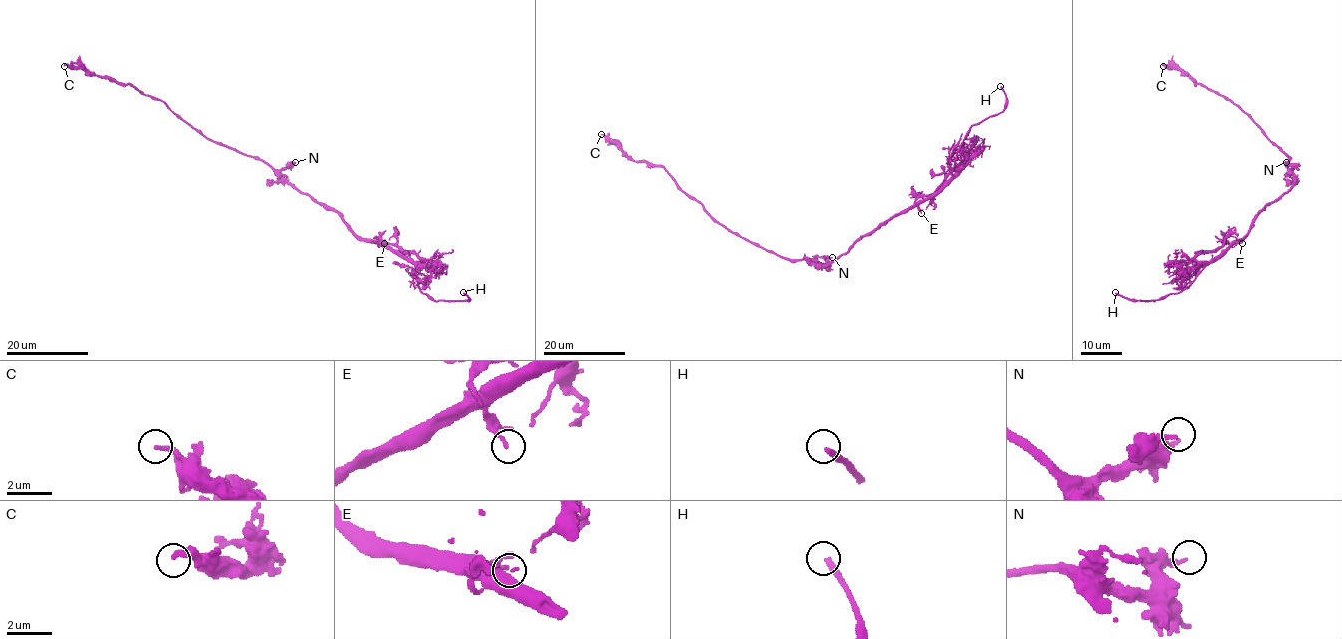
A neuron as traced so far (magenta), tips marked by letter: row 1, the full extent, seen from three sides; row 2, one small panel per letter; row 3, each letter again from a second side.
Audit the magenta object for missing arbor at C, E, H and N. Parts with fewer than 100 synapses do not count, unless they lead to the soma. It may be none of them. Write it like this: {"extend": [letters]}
{"extend": ["H"]}

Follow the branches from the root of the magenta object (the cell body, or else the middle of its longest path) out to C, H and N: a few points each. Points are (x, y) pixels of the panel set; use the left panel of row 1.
C: (291, 186), (260, 159), (205, 137), (162, 101), (152, 99), (132, 85), (90, 75), (80, 68), (64, 66)
H: (291, 186), (332, 208), (358, 236), (405, 256), (414, 265), (419, 289), (431, 298), (468, 300), (463, 292)
N: (291, 186), (280, 172), (295, 162)

